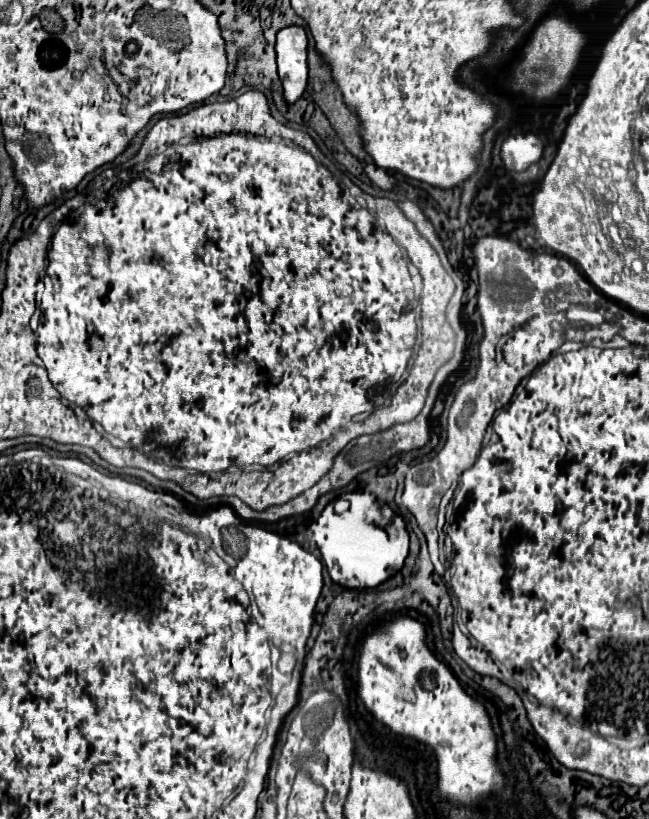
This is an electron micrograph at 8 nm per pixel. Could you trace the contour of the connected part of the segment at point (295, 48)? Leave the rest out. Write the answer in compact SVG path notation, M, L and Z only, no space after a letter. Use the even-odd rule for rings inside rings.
M288 26L276 34L278 74L284 86L284 98L296 102L306 90L308 80L308 36L302 26Z

